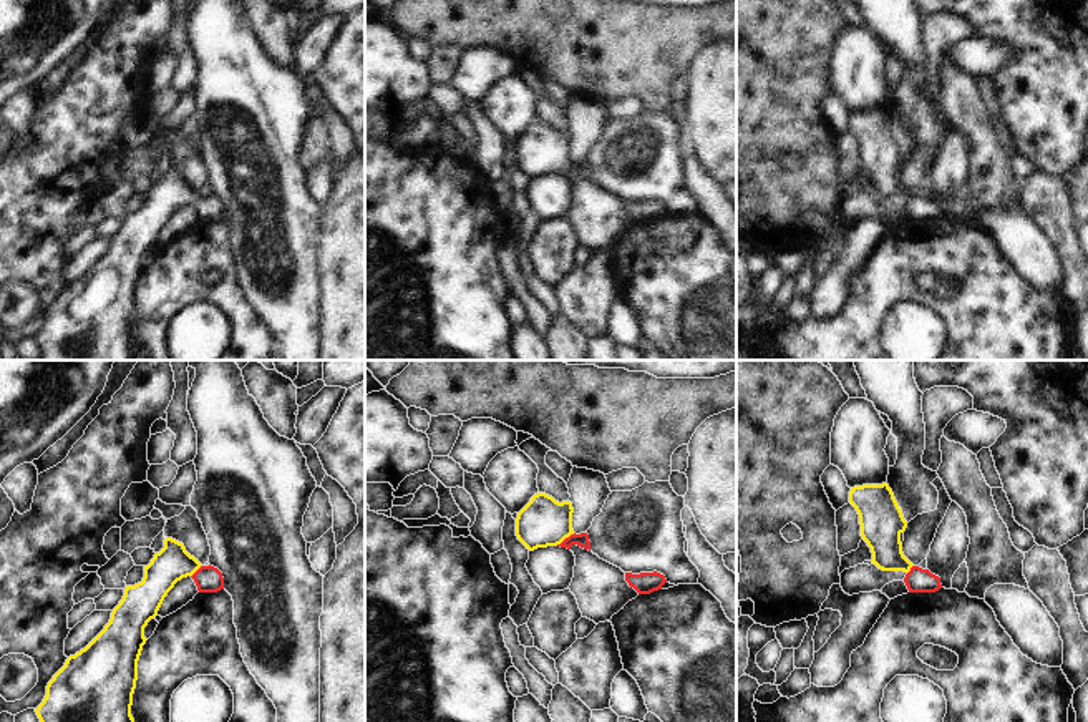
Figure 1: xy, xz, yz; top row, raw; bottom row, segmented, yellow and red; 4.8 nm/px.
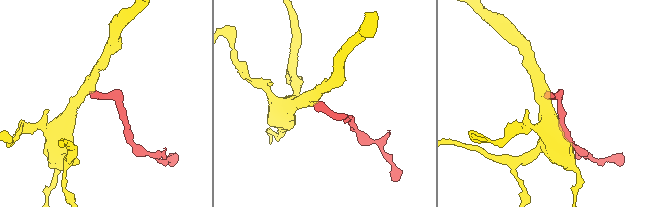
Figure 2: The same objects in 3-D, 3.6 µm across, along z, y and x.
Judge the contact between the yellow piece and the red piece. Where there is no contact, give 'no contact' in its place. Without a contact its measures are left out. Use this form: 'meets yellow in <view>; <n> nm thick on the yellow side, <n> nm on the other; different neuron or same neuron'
meets yellow in xz; 240 nm thick on the yellow side, 70 nm on the other; same neuron

